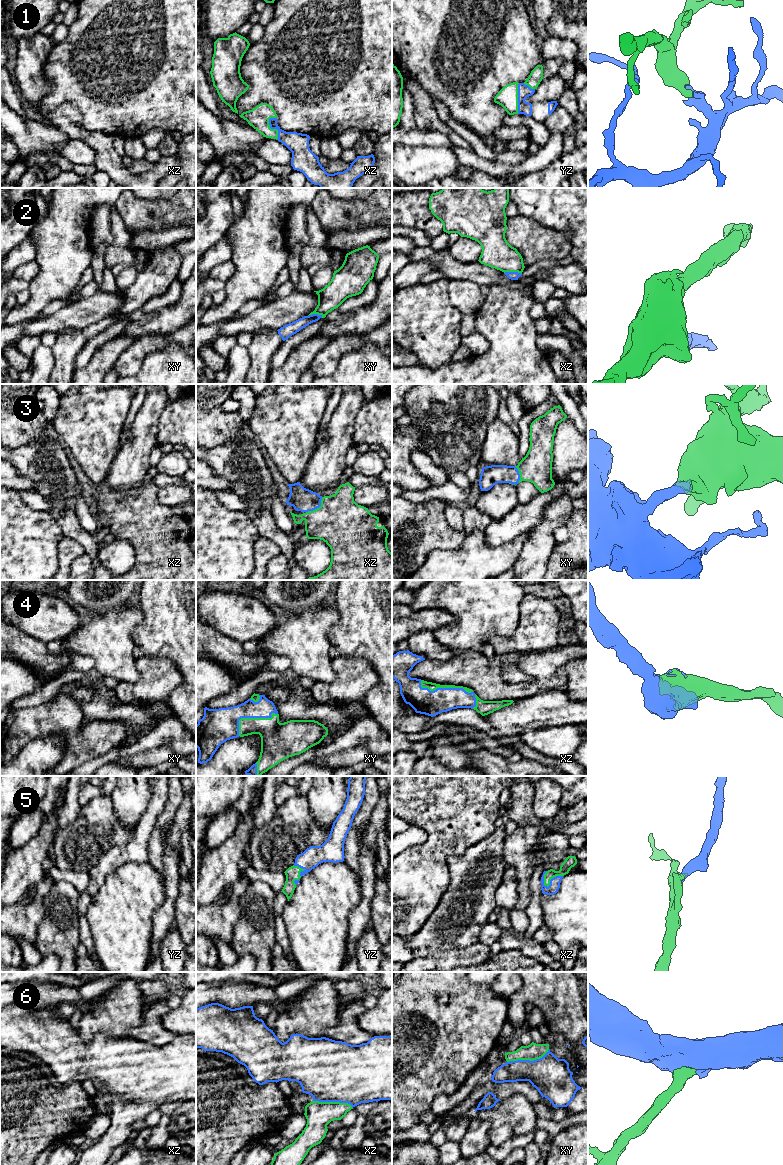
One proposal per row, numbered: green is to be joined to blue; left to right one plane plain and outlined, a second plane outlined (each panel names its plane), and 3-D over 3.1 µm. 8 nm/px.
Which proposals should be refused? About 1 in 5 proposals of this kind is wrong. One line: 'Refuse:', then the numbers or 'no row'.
Refuse: 2

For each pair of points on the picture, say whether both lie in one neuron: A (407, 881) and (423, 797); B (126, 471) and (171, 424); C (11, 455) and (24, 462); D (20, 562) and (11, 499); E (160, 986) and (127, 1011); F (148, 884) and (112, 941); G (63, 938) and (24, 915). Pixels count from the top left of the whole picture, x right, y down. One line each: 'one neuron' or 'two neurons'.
A: one neuron
B: two neurons
C: one neuron
D: one neuron
E: two neurons
F: one neuron
G: two neurons

